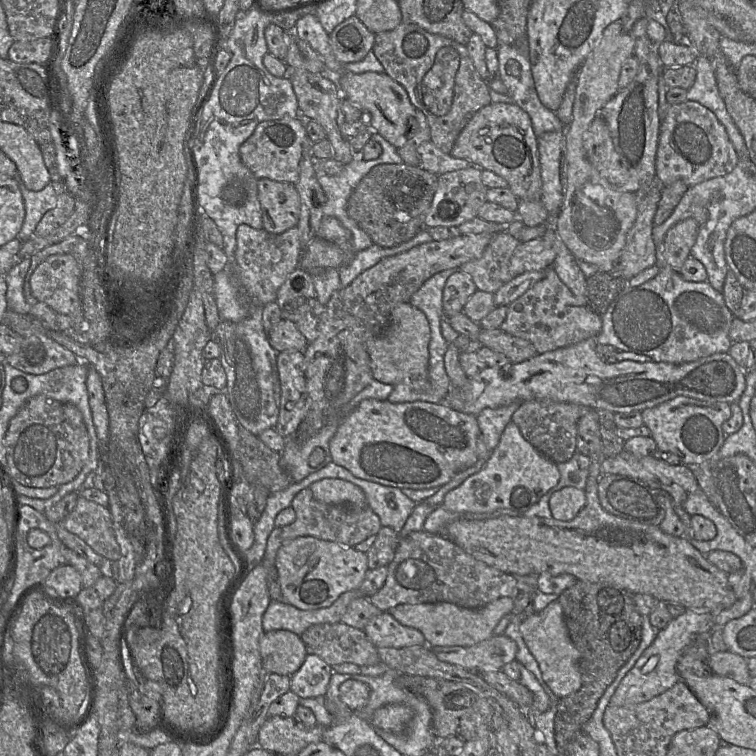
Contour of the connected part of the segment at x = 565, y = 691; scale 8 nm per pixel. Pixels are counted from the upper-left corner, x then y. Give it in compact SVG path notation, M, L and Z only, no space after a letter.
M558 600L550 602L543 610L524 619L519 630L539 665L543 681L552 693L557 698L563 698L577 692L582 686L580 653L569 636Z

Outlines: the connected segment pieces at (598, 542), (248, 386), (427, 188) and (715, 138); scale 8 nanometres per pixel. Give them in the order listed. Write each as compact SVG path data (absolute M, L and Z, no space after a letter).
M601 451L590 458L585 487L586 504L574 519L562 521L553 517L527 517L523 514L487 520L459 517L446 525L444 536L477 560L507 574L571 574L578 580L609 583L632 594L649 594L659 601L681 603L687 609L697 612L716 613L731 607L737 598L728 582L728 574L710 563L707 557L691 544L690 539L666 534L659 526L621 518L602 507L598 498L598 481L602 475L602 462L606 457Z
M263 307L240 322L221 320L213 333L222 348L219 357L227 376L226 394L240 426L259 436L266 429L275 428L279 410L281 386L277 367L278 351L268 340L263 326Z
M379 164L372 167L352 190L347 201L347 214L365 231L373 244L392 248L411 240L423 227L426 213L437 187L438 176L418 166Z
M688 100L679 104L669 105L664 118L660 121L655 160L656 176L663 186L681 180L690 187L705 180L730 173L738 162L739 157L729 139L725 127L712 111L698 102Z

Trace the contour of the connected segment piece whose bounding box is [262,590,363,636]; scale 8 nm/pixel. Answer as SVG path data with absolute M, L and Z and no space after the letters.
M359 590L341 594L329 607L301 610L286 601L271 600L262 618L264 632L288 630L299 636L315 624L338 623L352 600L361 597Z

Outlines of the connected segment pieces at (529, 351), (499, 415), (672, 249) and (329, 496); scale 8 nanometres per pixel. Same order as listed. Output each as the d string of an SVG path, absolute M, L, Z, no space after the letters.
M481 328L478 340L483 346L506 356L511 364L523 362L537 355L531 342L512 336L500 328Z
M517 401L494 409L485 408L477 415L479 430L490 451L498 445L506 425L521 403Z
M687 218L676 223L666 233L663 239L663 256L675 271L679 271L696 241L698 223L693 218Z
M324 478L312 483L309 488L316 500L327 504L368 507L363 490L343 479Z

